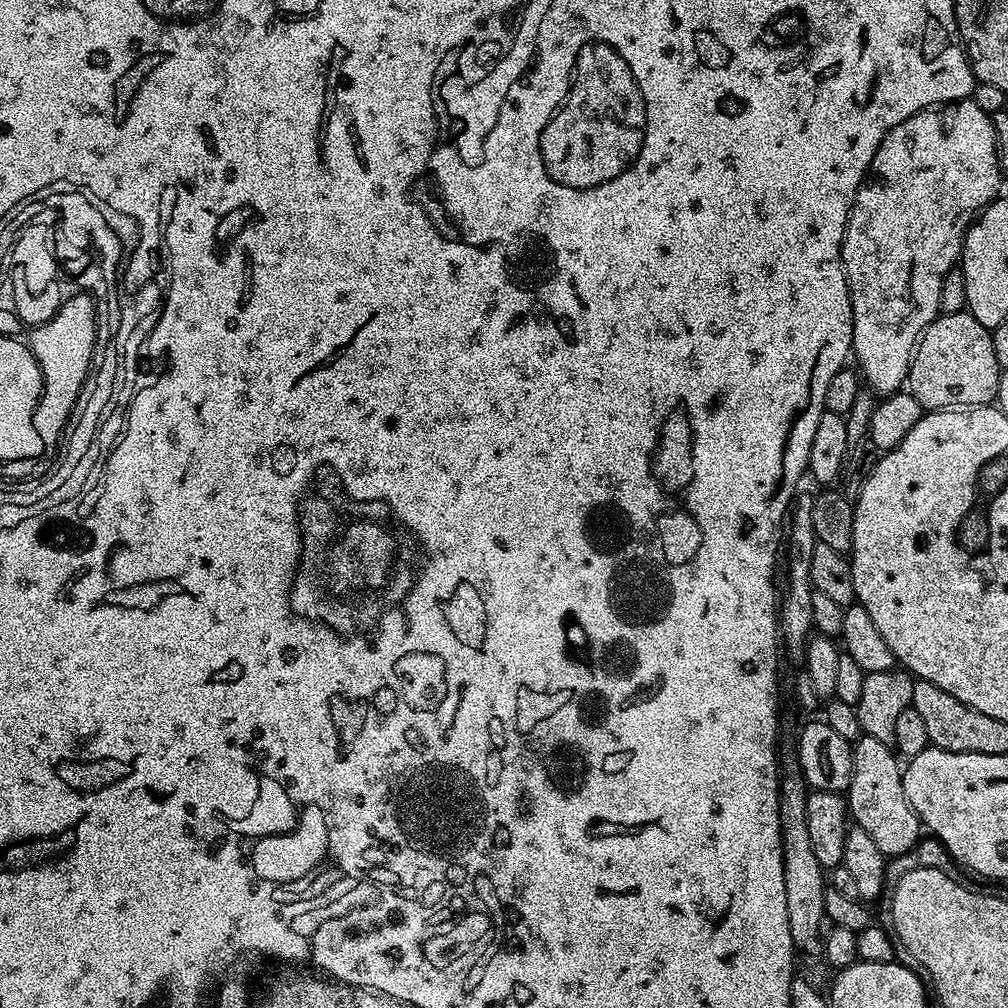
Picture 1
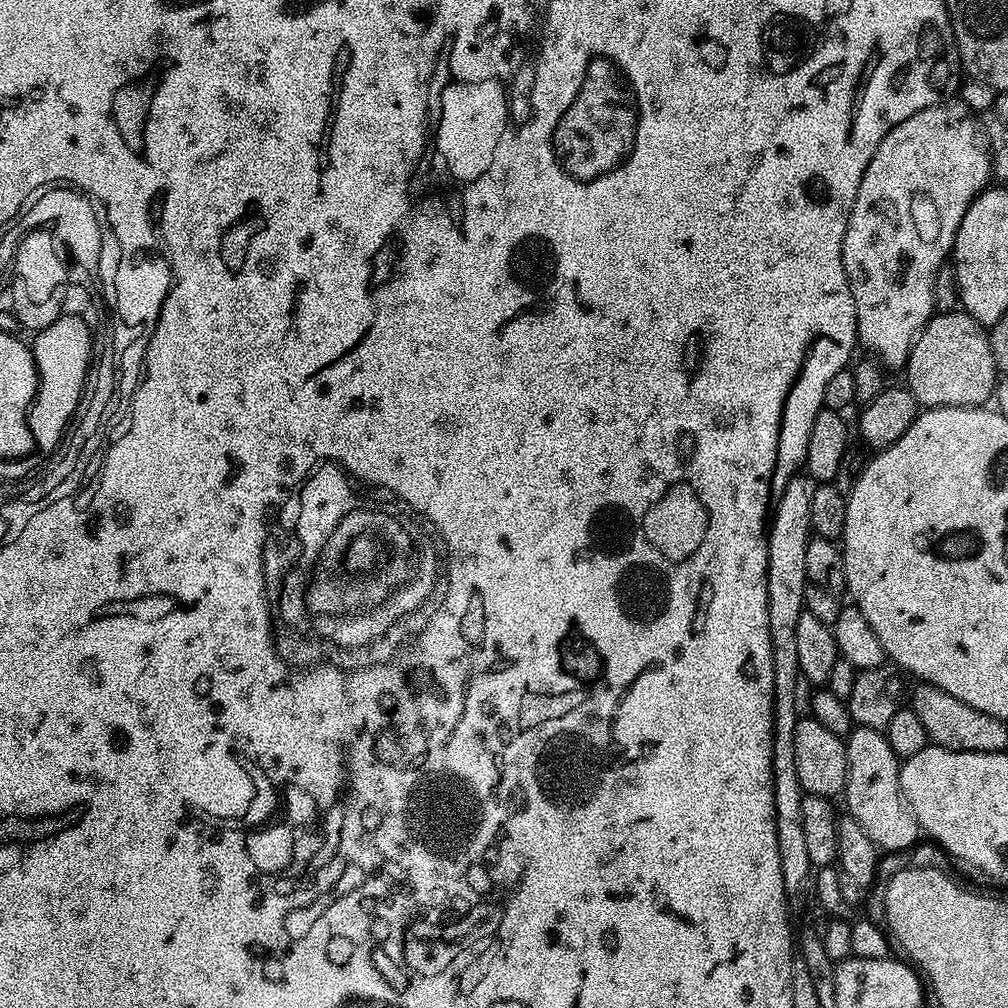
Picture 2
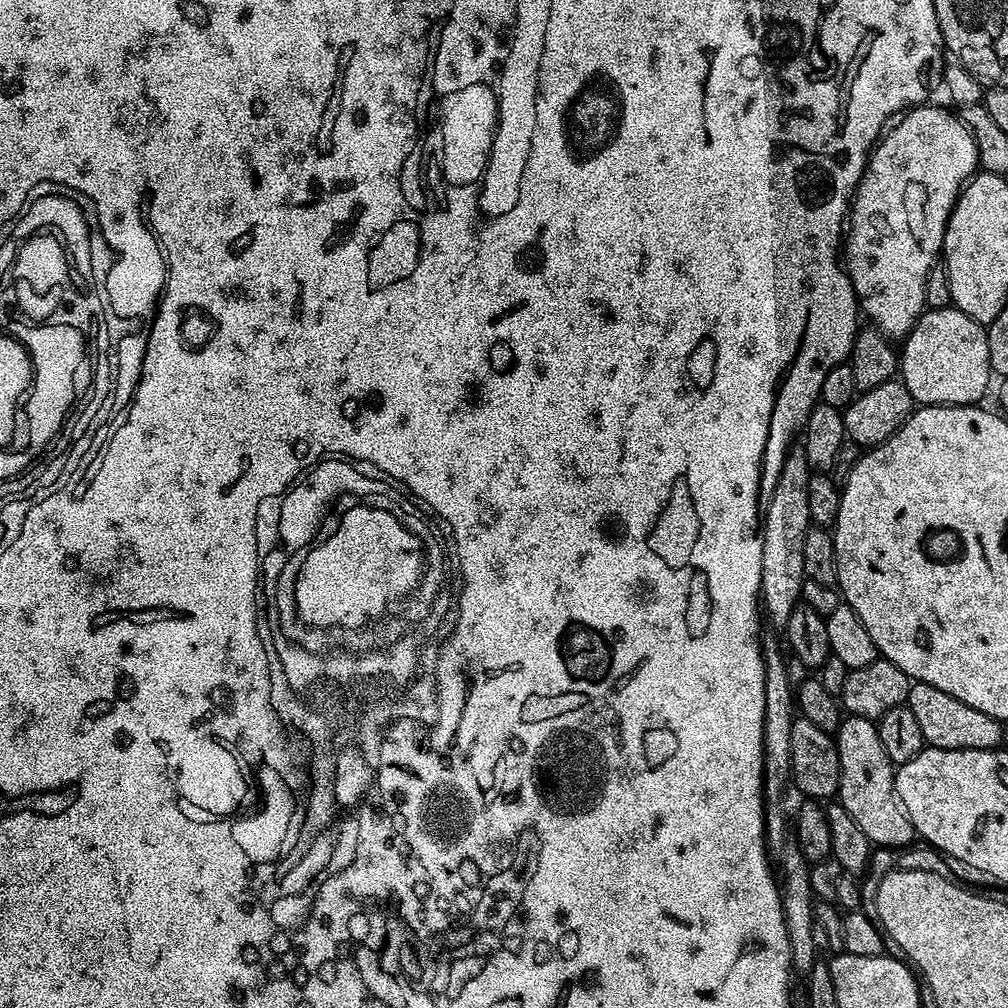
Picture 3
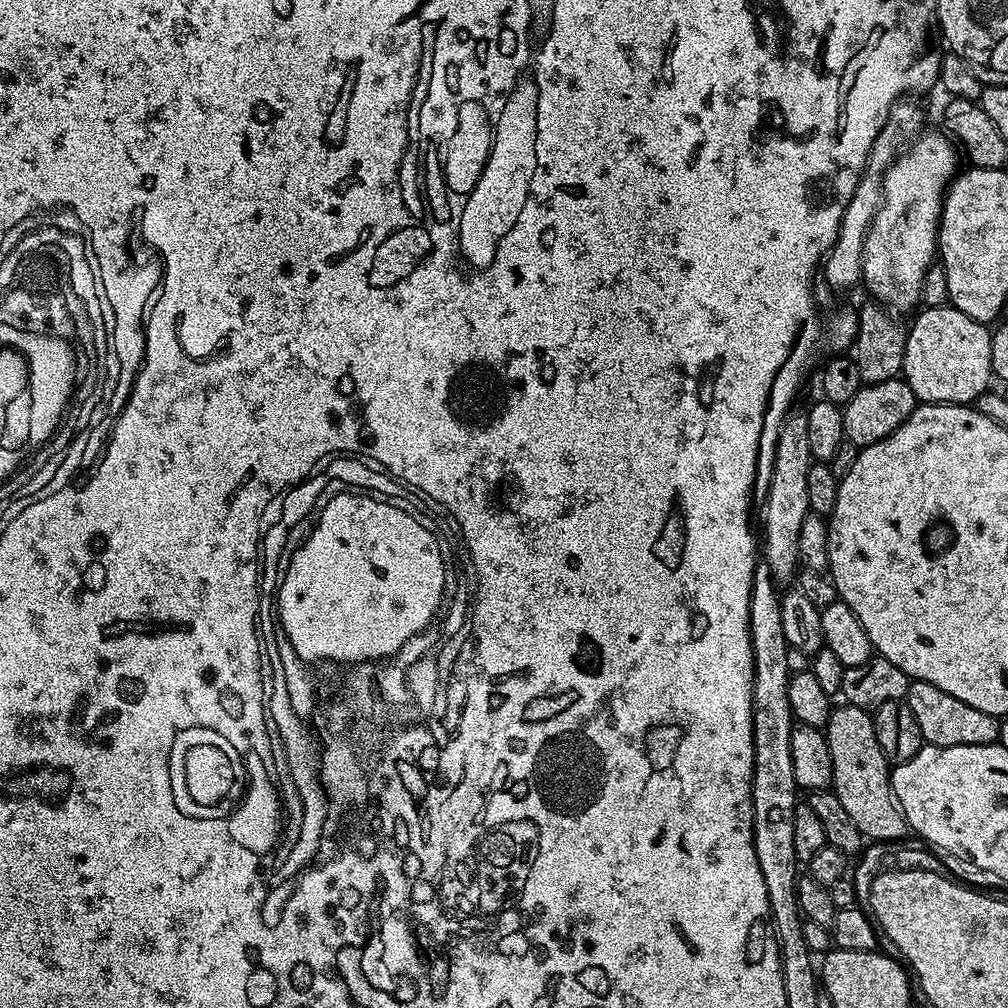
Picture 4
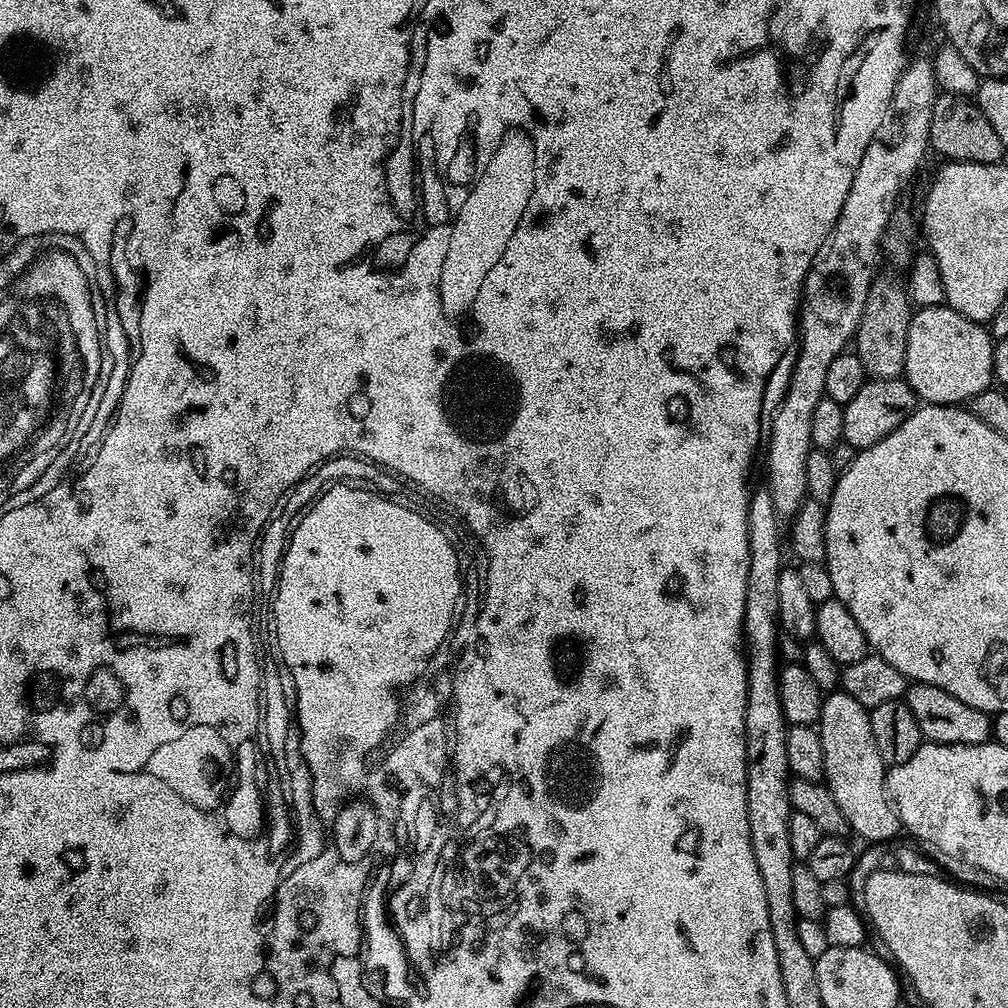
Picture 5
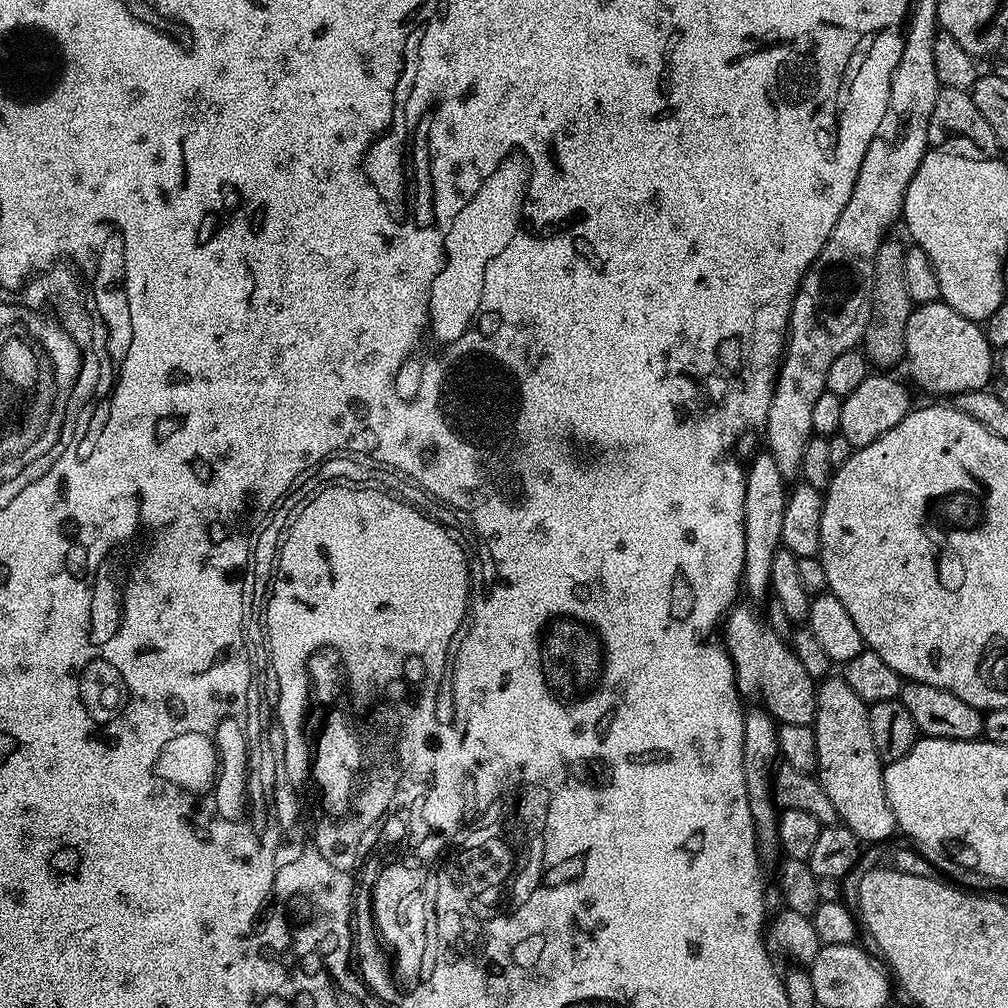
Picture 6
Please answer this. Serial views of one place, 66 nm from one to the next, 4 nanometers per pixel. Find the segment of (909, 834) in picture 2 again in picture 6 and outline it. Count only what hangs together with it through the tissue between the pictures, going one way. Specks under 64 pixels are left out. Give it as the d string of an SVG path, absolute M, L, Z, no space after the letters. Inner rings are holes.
M828 678L816 689L816 719L814 731L816 733L816 745L818 746L818 779L820 784L830 794L830 802L834 802L839 823L845 824L861 842L868 840L876 844L879 840L888 840L892 832L897 831L894 810L890 810L890 802L886 798L884 789L885 765L880 759L878 750L874 750L874 738L870 738L870 722L868 721L868 705L843 678Z

